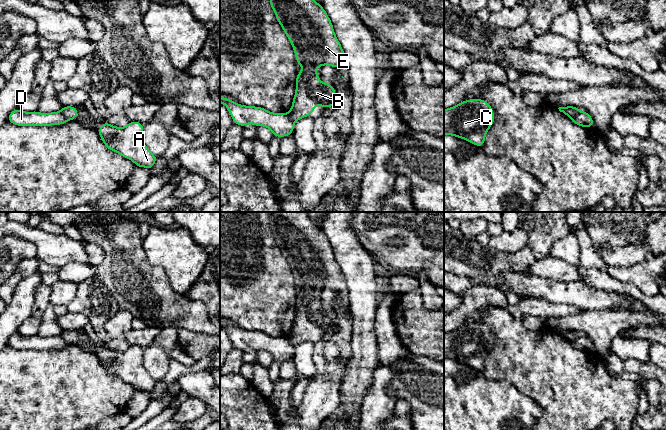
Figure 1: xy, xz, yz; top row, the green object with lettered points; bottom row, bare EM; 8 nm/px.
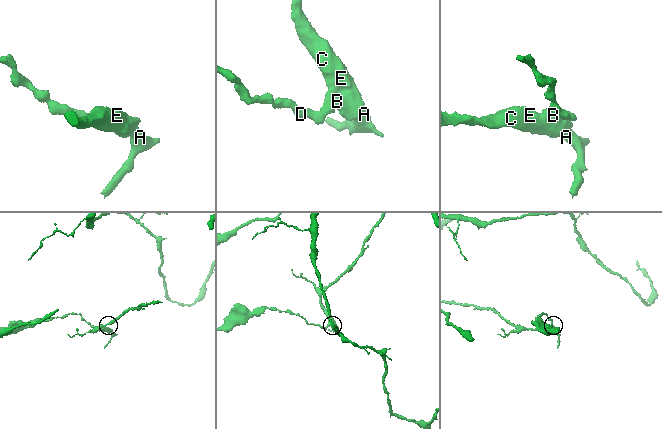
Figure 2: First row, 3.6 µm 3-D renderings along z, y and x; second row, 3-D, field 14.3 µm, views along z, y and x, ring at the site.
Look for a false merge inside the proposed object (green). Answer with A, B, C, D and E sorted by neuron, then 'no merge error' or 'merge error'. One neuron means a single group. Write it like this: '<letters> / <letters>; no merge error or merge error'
A B C E / D; merge error

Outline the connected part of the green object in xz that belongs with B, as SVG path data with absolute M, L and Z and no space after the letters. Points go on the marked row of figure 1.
M270 0L270 5L294 49L297 63L305 68L296 77L295 96L291 110L287 114L289 119L296 122L308 115L312 117L316 105L332 108L336 103L336 91L331 83L321 82L314 70L322 65L344 67L347 61L326 11L315 0Z

